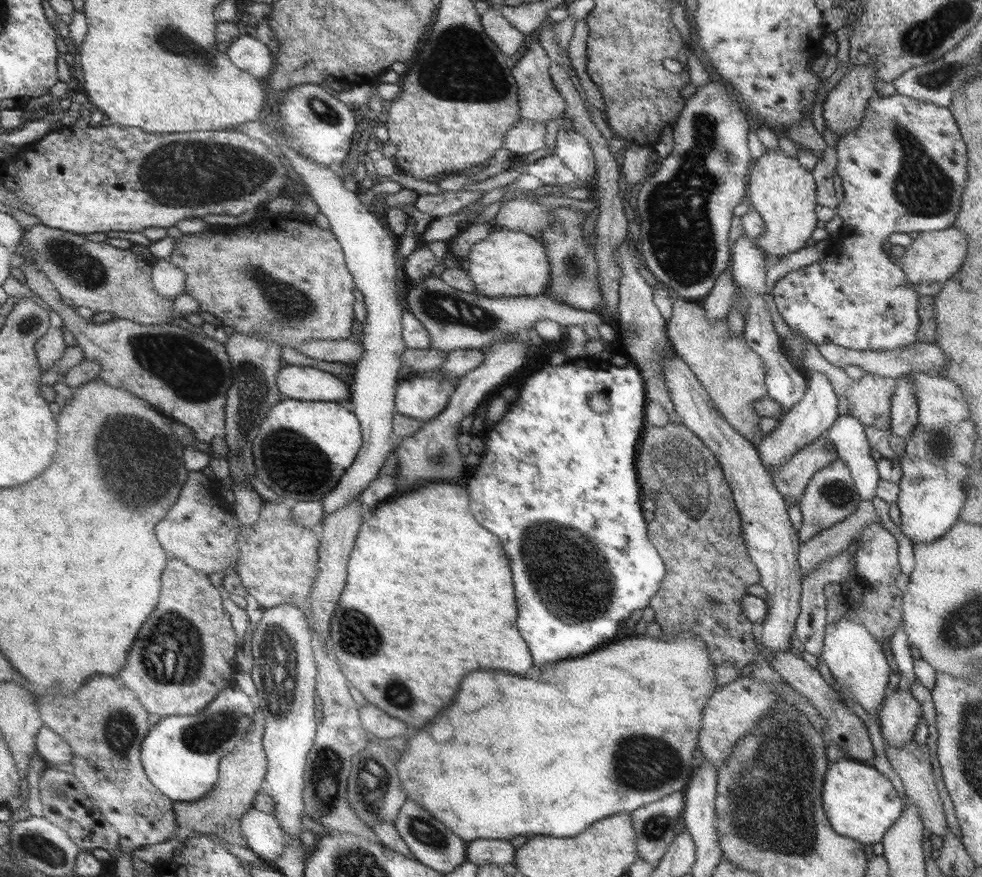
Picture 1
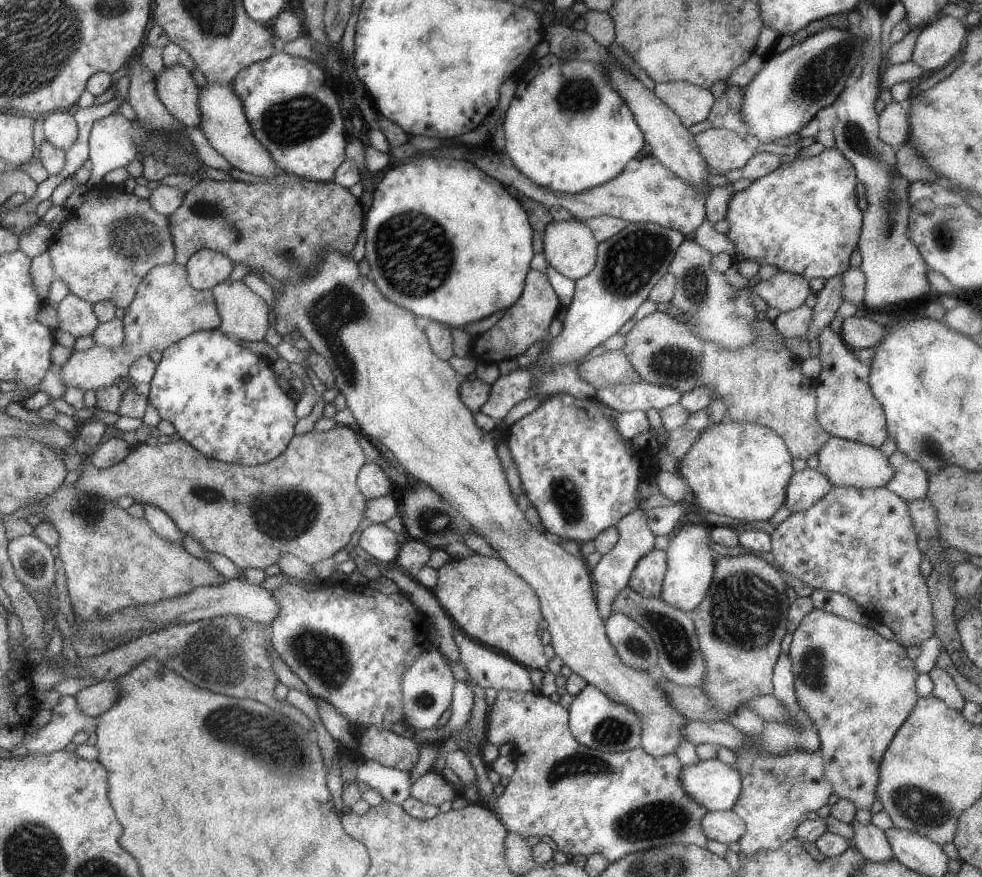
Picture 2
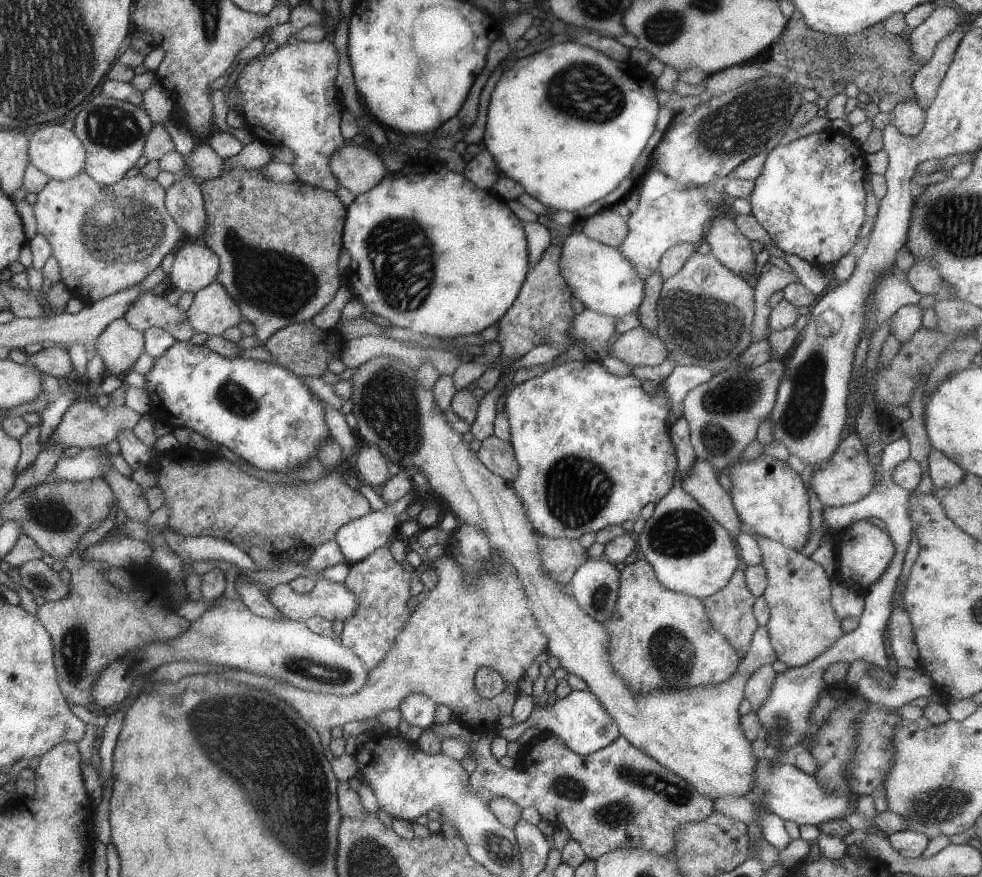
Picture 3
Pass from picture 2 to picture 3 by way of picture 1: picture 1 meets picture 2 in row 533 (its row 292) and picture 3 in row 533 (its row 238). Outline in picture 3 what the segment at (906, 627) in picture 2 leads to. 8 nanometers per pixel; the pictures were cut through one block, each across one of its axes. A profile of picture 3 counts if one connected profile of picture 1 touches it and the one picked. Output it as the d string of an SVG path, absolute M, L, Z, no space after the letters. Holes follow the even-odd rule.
M866 519L852 522L847 528L841 529L834 535L834 539L840 572L838 581L861 593L868 591L869 586L882 576L894 556L894 543L890 536L877 526L869 524Z

